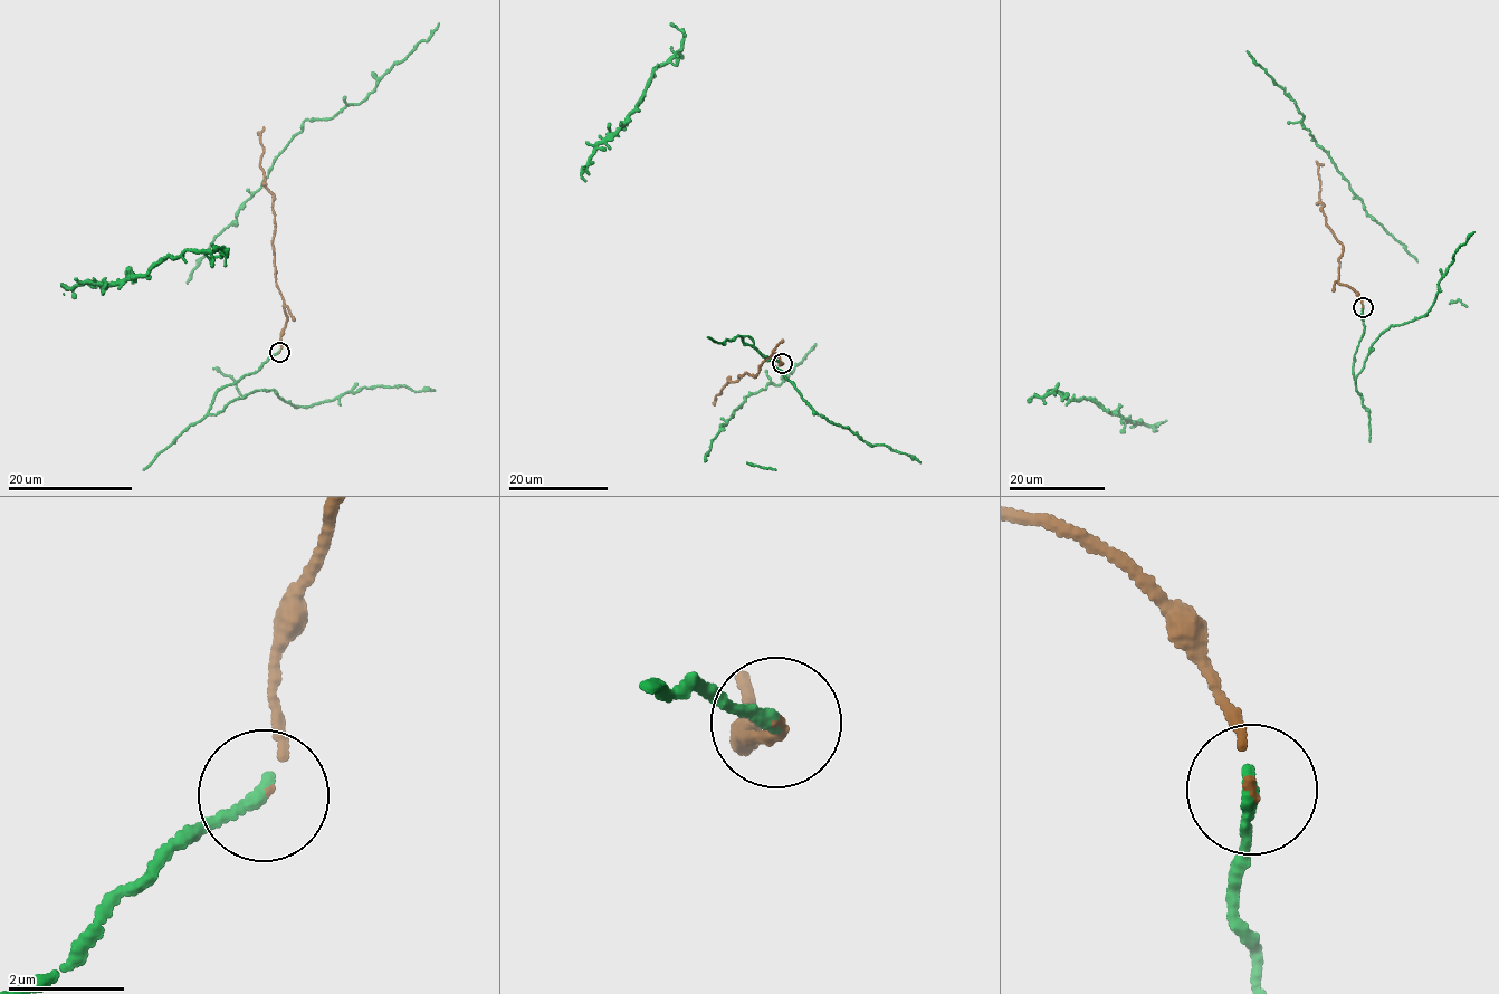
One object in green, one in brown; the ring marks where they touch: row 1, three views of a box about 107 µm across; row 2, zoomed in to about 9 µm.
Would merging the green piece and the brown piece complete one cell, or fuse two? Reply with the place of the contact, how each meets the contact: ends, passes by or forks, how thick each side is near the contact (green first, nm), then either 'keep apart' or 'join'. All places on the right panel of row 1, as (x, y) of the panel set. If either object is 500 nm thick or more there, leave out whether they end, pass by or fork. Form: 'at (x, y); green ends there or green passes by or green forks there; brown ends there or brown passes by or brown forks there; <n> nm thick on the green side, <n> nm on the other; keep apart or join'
at (1363, 307); green ends there; brown ends there; 220 nm thick on the green side, 90 nm on the other; join

